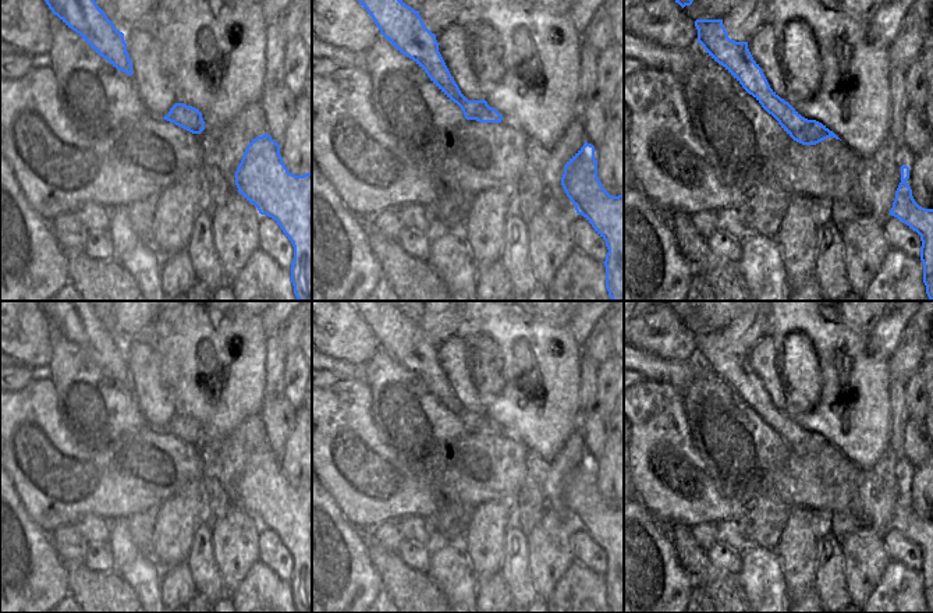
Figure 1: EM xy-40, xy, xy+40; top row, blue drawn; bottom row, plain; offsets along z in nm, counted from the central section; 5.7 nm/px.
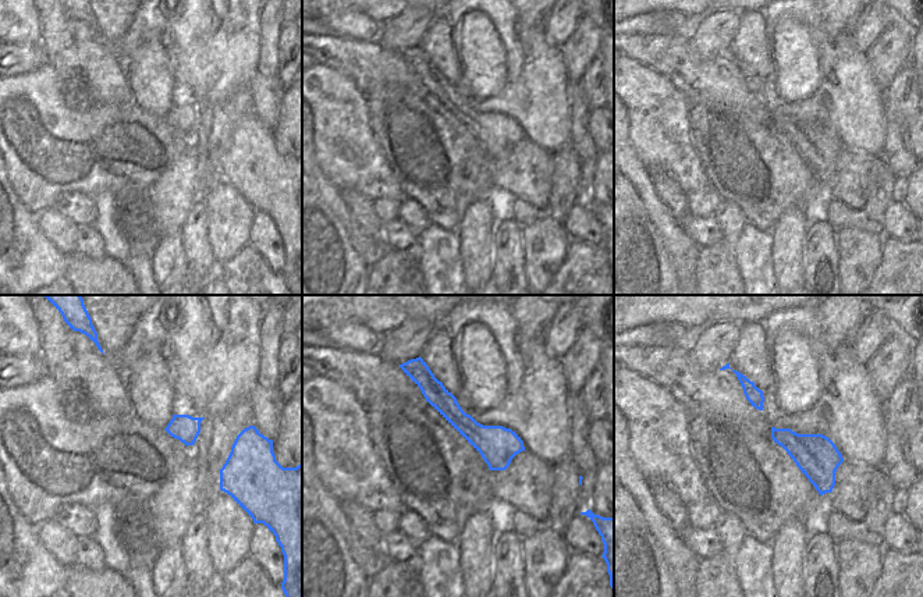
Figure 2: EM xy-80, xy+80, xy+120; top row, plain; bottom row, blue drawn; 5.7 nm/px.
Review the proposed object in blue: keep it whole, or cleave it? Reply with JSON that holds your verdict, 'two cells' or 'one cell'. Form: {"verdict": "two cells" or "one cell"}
{"verdict": "two cells"}

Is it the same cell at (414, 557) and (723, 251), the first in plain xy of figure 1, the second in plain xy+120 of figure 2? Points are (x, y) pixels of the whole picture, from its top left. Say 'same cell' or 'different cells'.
different cells

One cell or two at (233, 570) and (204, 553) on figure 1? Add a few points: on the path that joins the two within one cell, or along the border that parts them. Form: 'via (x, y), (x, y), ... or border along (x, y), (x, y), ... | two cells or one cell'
border along (213, 525), (213, 560), (226, 590) | two cells

